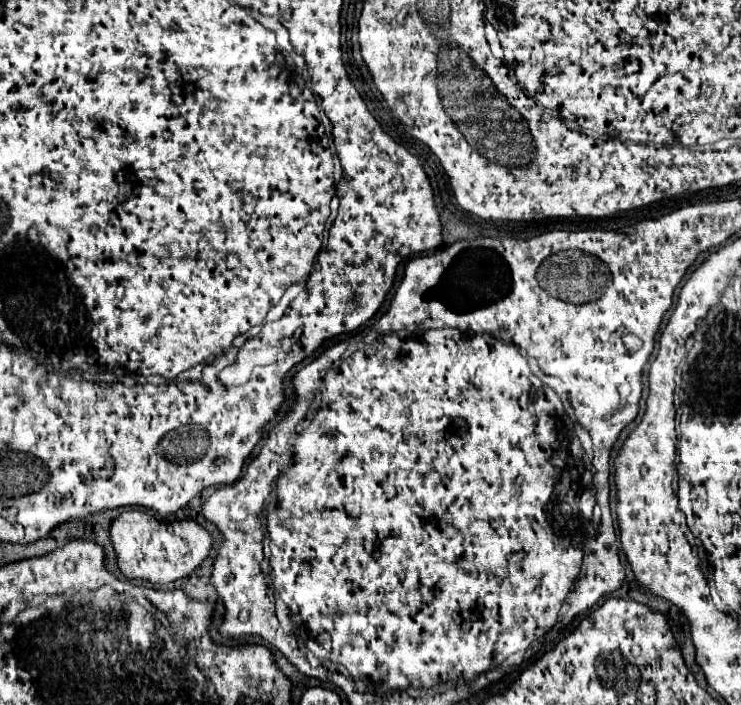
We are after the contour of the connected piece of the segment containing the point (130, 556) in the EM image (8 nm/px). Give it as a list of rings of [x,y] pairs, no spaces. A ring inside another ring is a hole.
[[[125,511],[121,513],[113,523],[111,523],[111,543],[115,549],[115,559],[117,559],[117,567],[119,571],[127,577],[127,579],[143,579],[149,583],[173,583],[181,577],[187,577],[195,567],[201,565],[201,561],[209,555],[211,545],[213,545],[213,537],[195,521],[163,521],[157,519],[151,513],[143,513],[143,511]]]

